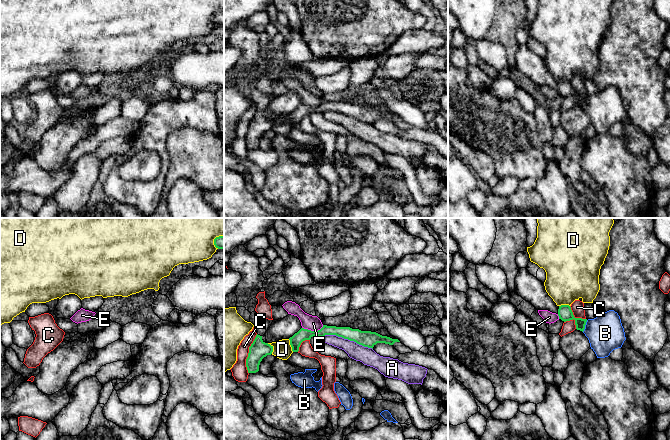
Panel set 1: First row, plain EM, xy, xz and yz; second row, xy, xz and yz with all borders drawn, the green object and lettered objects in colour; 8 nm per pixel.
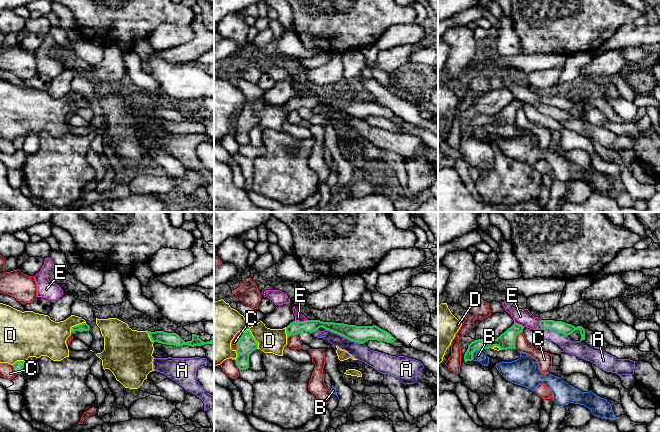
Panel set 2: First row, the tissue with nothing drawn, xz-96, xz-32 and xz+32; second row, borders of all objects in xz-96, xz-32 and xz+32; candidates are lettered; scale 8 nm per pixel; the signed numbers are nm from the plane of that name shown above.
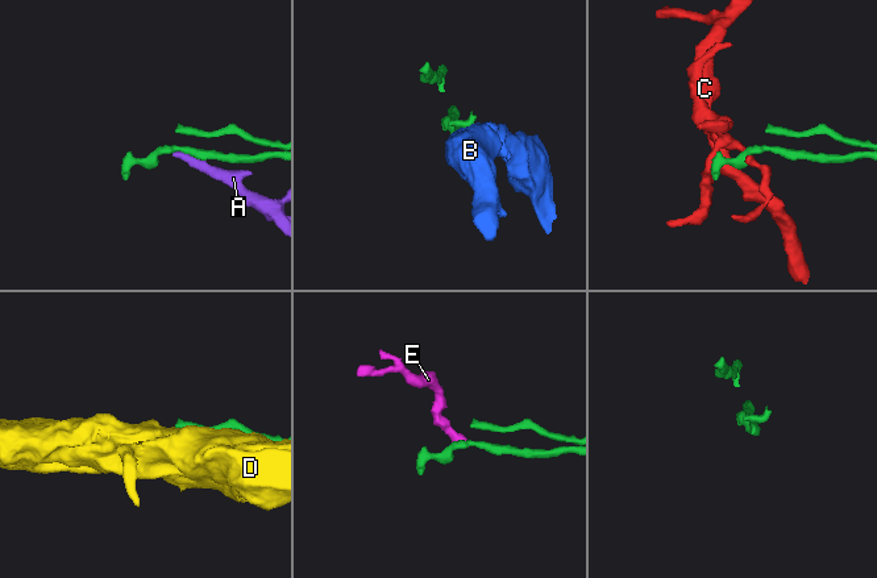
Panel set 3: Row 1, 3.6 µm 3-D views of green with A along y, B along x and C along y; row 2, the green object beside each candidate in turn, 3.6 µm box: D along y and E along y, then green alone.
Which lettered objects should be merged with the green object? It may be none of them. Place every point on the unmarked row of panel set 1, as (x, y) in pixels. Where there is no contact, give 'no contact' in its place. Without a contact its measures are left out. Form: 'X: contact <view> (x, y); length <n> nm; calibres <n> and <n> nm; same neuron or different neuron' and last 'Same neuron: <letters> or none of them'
A: contact xz (348, 115); length 420 nm; calibres 130 and 140 nm; different neuron
B: contact yz (584, 102); length 100 nm; calibres 120 and 300 nm; different neuron
C: contact yz (574, 93); length 190 nm; calibres 120 and 110 nm; different neuron
D: contact xz (291, 121); length 110 nm; calibres 100 and 150 nm; different neuron
E: contact xz (312, 107); length 180 nm; calibres 100 and 120 nm; different neuron
Same neuron: none of them

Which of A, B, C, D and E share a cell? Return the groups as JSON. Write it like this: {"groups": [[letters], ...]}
{"groups": [["A", "E"], ["B"], ["C"], ["D"]]}

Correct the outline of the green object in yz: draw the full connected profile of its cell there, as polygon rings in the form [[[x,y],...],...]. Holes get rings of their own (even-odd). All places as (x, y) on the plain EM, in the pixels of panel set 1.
[[[569,81],[559,82],[558,92],[559,92],[559,95],[561,95],[564,98],[574,95],[576,105],[580,106],[582,108],[584,107],[587,95],[575,94],[574,91],[573,91],[573,88],[571,86],[571,83]]]

